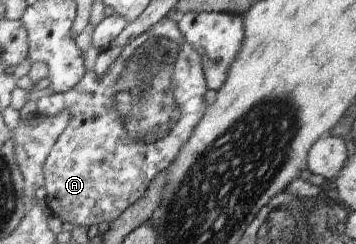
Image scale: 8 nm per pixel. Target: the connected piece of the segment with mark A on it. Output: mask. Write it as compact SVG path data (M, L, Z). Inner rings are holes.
M164 17L134 41L129 41L103 74L87 71L70 91L37 99L37 111L42 117L58 115L64 109L72 115L44 163L43 188L47 194L43 202L51 215L62 223L88 228L103 221L116 221L130 205L144 197L154 177L176 159L208 108L205 101L207 91L198 51L180 33L178 23Z

